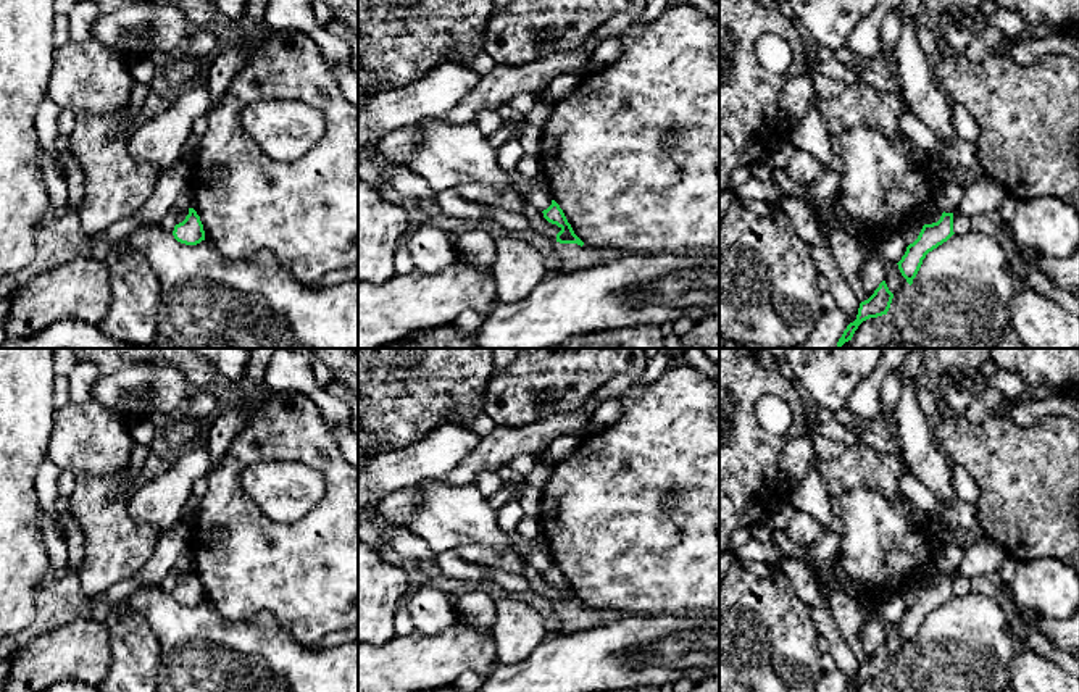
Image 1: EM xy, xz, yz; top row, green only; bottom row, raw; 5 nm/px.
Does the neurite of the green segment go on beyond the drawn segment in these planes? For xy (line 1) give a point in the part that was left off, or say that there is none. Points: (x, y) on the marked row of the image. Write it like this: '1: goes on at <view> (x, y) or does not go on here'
1: does not go on here

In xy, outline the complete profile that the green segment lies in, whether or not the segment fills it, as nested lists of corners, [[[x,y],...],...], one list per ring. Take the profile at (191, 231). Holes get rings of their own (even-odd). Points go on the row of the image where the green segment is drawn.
[[[189,208],[185,219],[174,226],[173,236],[185,245],[197,245],[205,240],[203,224],[194,208]]]

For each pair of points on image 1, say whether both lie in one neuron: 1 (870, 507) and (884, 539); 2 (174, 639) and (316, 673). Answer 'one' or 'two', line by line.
1: one
2: one

